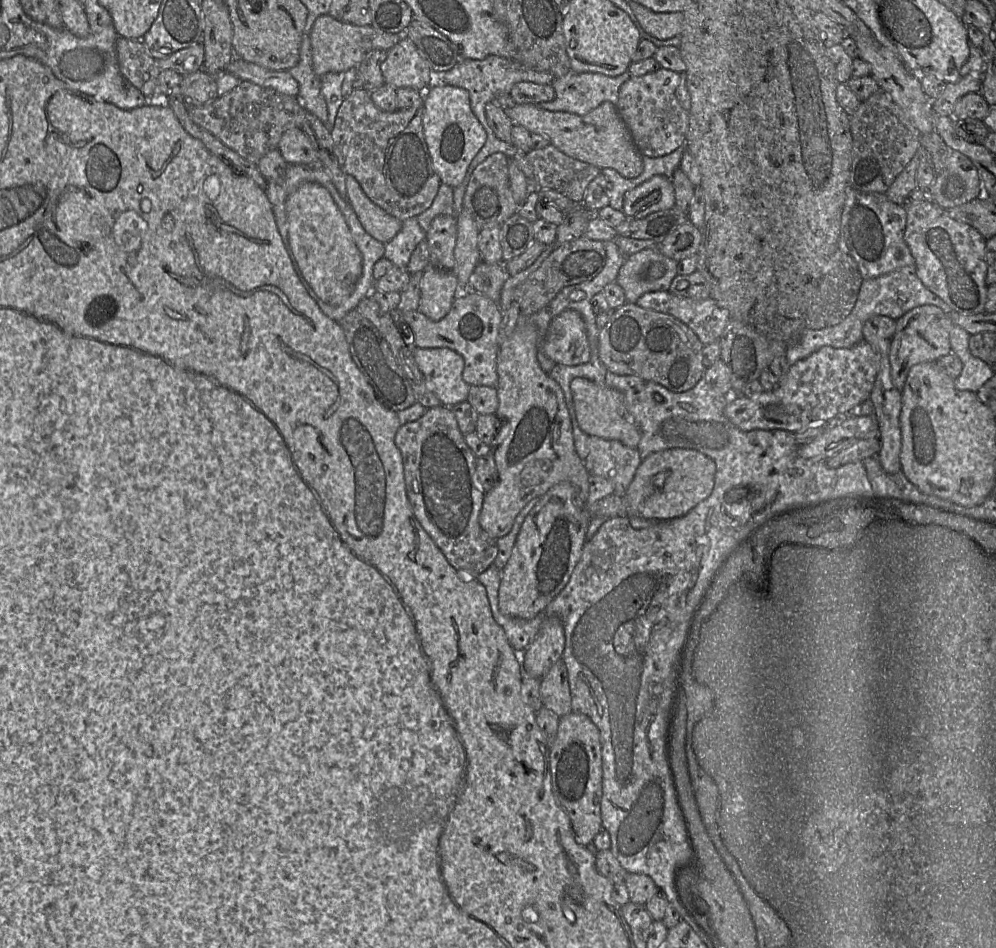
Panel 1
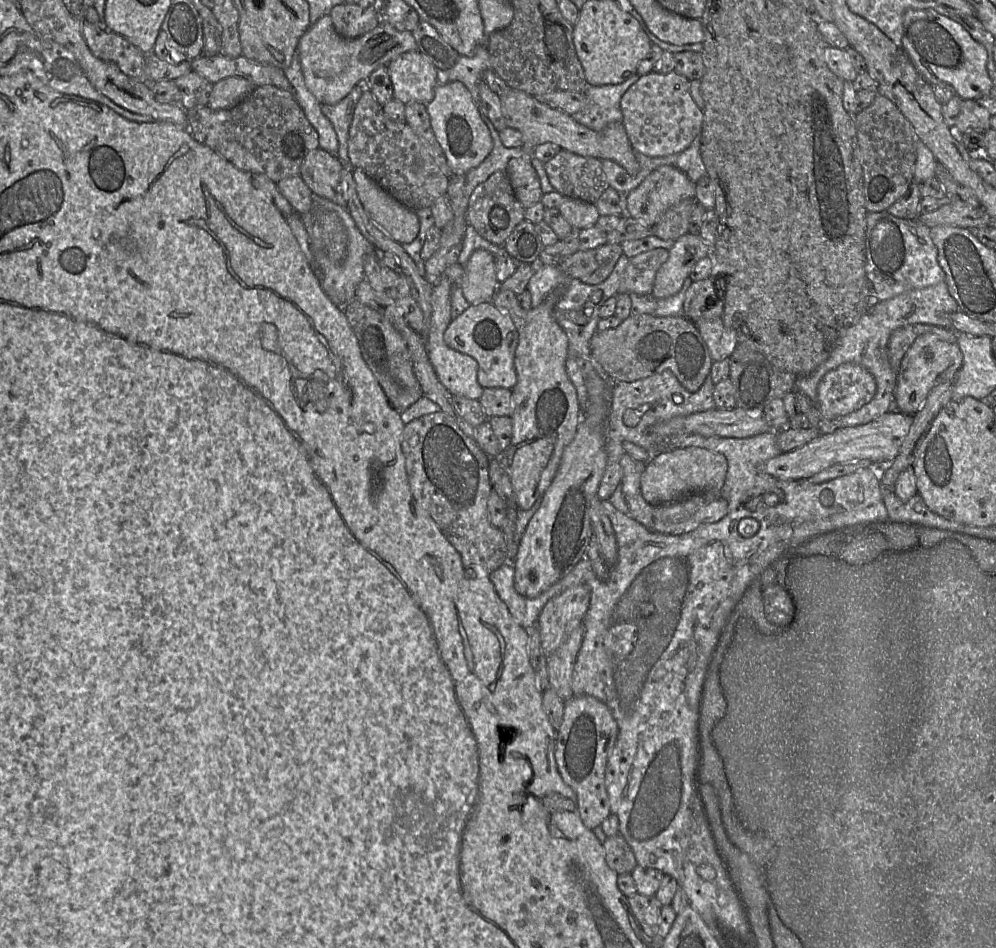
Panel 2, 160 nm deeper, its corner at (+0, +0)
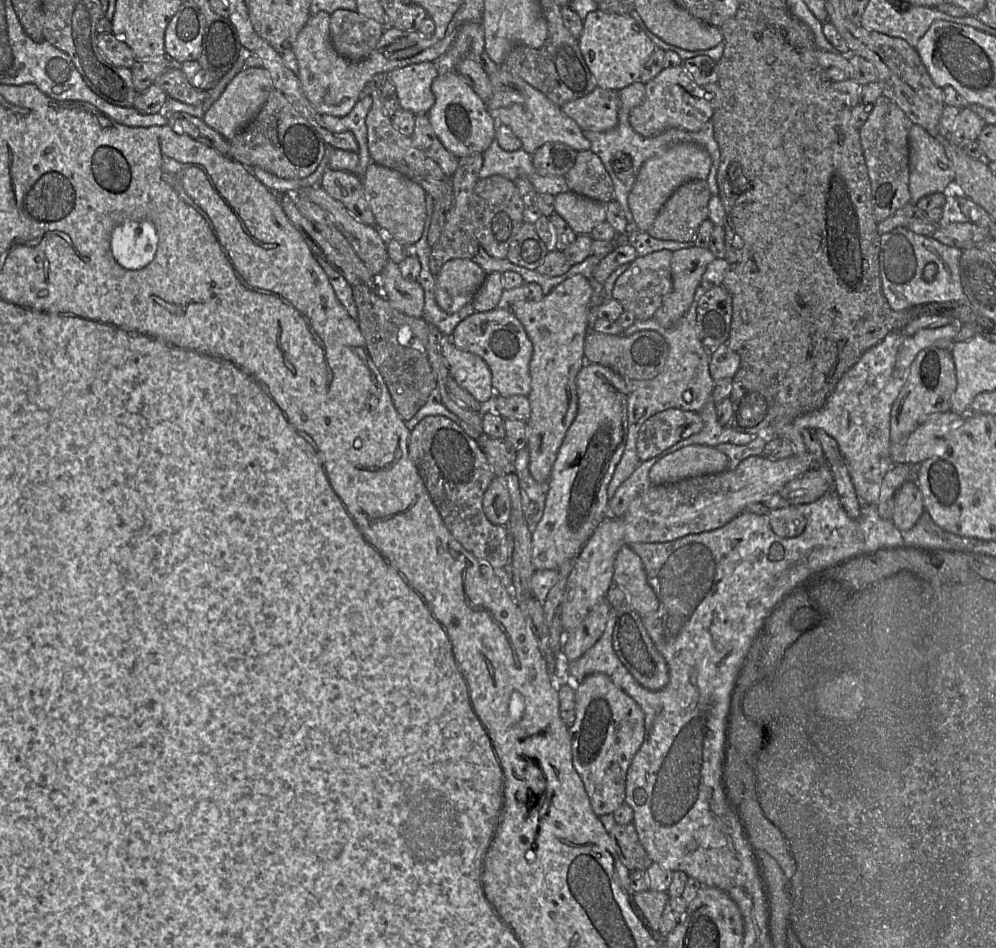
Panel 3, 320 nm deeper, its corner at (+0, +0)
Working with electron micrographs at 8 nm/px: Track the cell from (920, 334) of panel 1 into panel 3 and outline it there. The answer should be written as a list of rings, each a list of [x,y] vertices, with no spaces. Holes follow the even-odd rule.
[[[935,346],[918,353],[912,362],[907,380],[895,400],[890,417],[891,444],[905,442],[909,435],[935,413],[951,412],[951,400],[957,387],[952,353]]]

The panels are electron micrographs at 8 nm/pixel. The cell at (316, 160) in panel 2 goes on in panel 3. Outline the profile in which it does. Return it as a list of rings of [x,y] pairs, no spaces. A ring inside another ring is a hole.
[[[328,168],[322,176],[320,187],[340,202],[356,220],[377,228],[373,213],[365,199],[362,180],[356,175]]]

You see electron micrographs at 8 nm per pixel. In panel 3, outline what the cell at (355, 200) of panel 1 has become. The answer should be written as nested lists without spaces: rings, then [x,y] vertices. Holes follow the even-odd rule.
[[[373,162],[367,166],[361,180],[377,228],[386,238],[413,246],[421,238],[426,220],[425,191],[422,187],[400,173]]]

